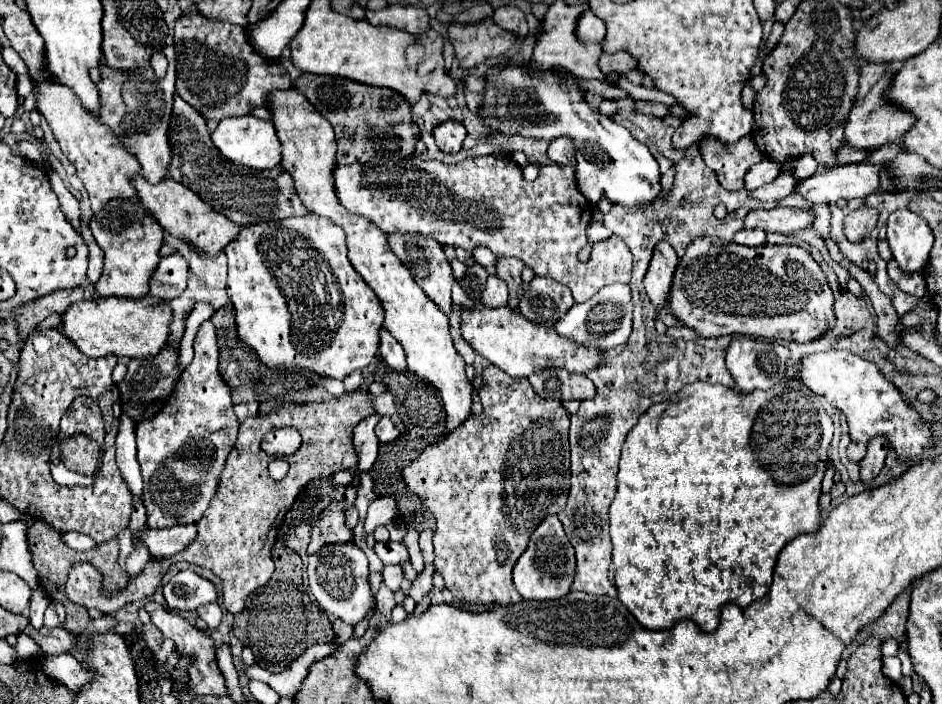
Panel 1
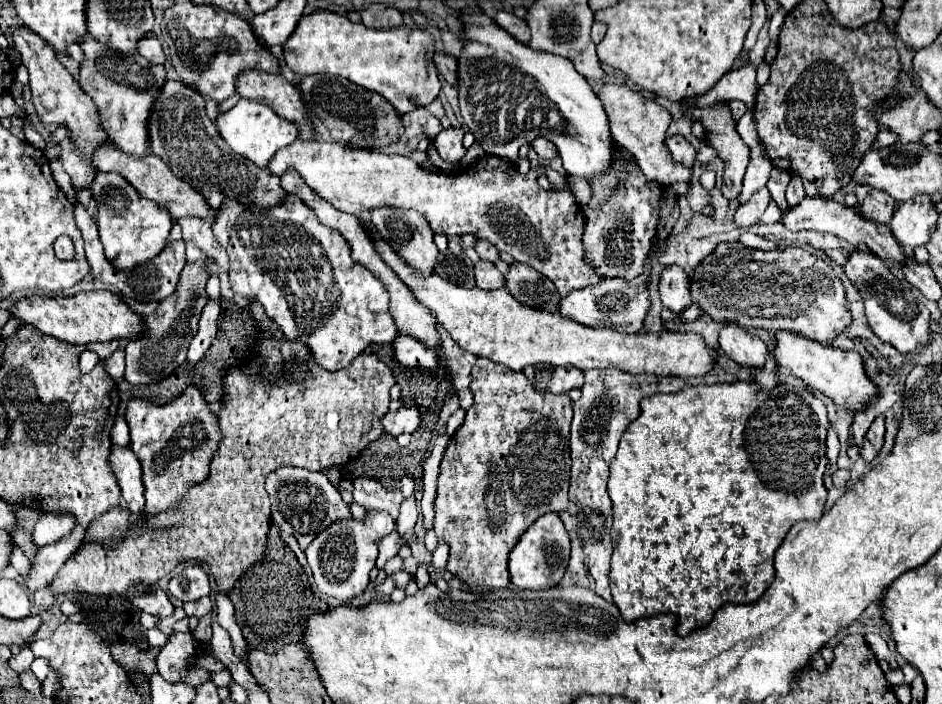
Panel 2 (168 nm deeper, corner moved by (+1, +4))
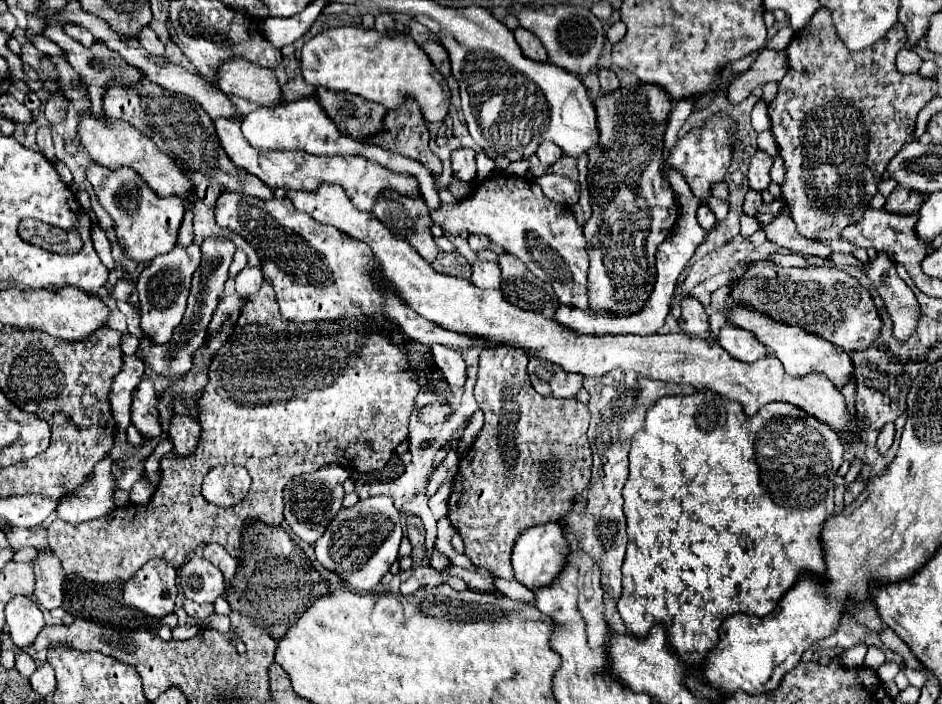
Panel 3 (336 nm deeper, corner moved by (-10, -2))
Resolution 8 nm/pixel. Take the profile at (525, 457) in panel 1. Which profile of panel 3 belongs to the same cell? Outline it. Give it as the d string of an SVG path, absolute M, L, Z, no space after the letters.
M484 349L474 395L480 409L484 411L486 423L472 447L460 457L460 469L454 477L454 487L448 503L448 519L464 539L466 557L474 565L490 569L494 577L508 581L514 579L510 553L518 535L538 523L562 521L568 513L572 513L576 499L588 487L592 467L592 451L586 439L590 423L588 407L574 397L556 399L536 393L530 385L526 365L528 357L520 349Z

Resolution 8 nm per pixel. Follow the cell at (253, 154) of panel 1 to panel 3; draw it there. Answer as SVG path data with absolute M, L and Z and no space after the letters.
M314 95L298 99L298 101L290 101L282 107L276 107L276 109L274 107L258 107L256 111L242 117L242 133L244 133L244 139L256 149L270 149L270 151L302 149L302 151L312 153L312 155L352 155L352 153L364 155L372 161L378 161L386 169L406 171L406 173L412 173L414 177L418 177L420 191L424 193L428 207L430 207L430 197L438 195L432 173L422 163L418 163L414 159L408 159L408 157L402 157L398 153L390 153L390 151L386 151L378 145L360 143L360 141L354 141L354 139L342 135L336 129L336 125L330 121L330 117L324 115L324 111L322 111L322 107L320 107L320 103L316 101Z

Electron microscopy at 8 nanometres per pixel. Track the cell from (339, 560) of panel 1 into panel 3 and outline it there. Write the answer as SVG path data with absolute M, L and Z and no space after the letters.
M370 497L350 509L342 509L316 541L316 559L336 573L356 593L370 593L396 561L402 541L400 513L390 497Z

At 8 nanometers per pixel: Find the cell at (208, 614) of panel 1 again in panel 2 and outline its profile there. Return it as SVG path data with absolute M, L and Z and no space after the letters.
M203 597L203 599L193 601L193 603L183 603L183 609L185 609L187 615L193 615L193 617L199 619L213 609L213 601L211 601L211 597Z

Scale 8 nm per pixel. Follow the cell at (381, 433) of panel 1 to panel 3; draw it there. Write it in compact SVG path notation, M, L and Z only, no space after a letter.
M432 403L432 405L426 405L418 411L418 421L426 423L426 425L436 425L436 423L446 421L450 415L452 415L452 409L448 405Z

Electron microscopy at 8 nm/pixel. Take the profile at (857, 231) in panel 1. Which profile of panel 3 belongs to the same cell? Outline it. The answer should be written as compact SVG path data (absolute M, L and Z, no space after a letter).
M896 187L896 189L888 195L884 209L886 209L886 211L892 211L892 213L896 213L896 215L914 215L914 213L918 213L922 201L924 201L924 197L922 197L920 193L910 193L910 191L906 191L906 189Z

